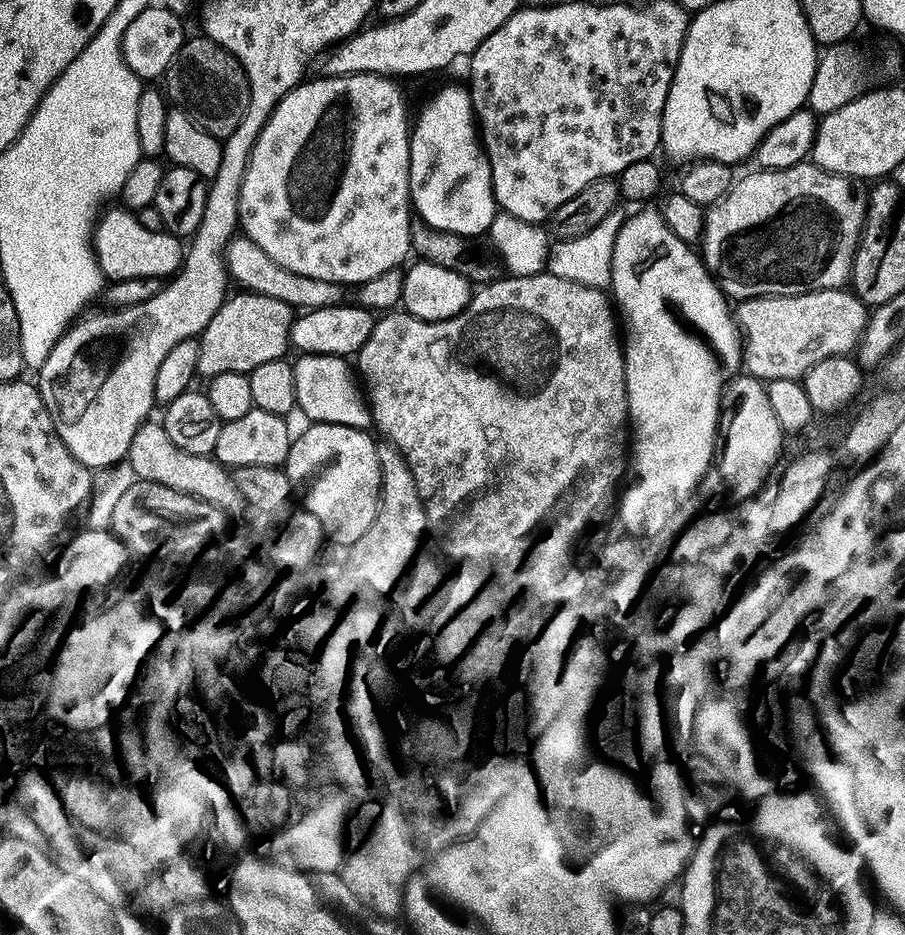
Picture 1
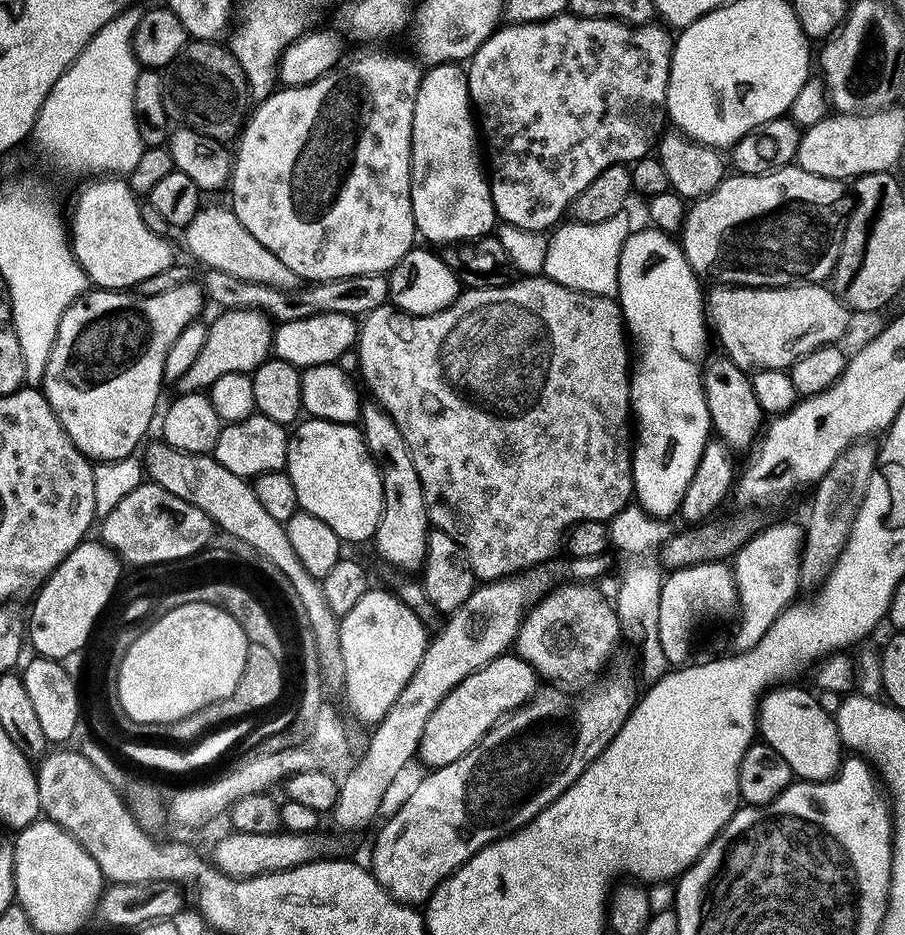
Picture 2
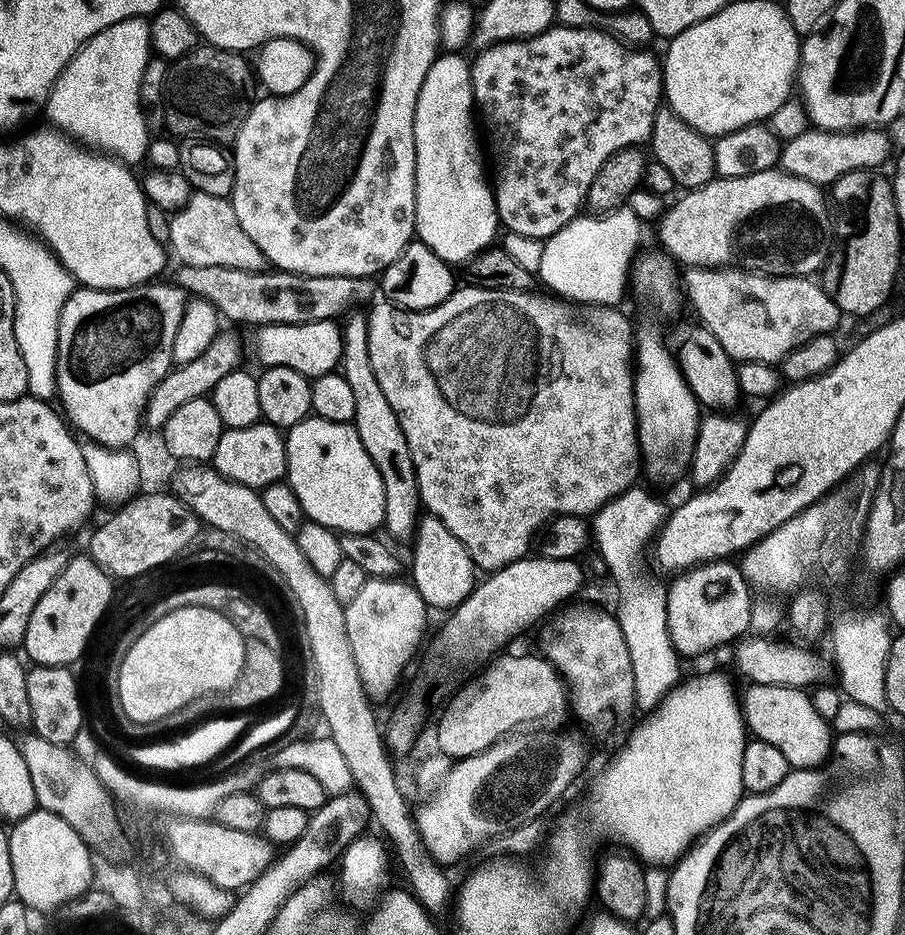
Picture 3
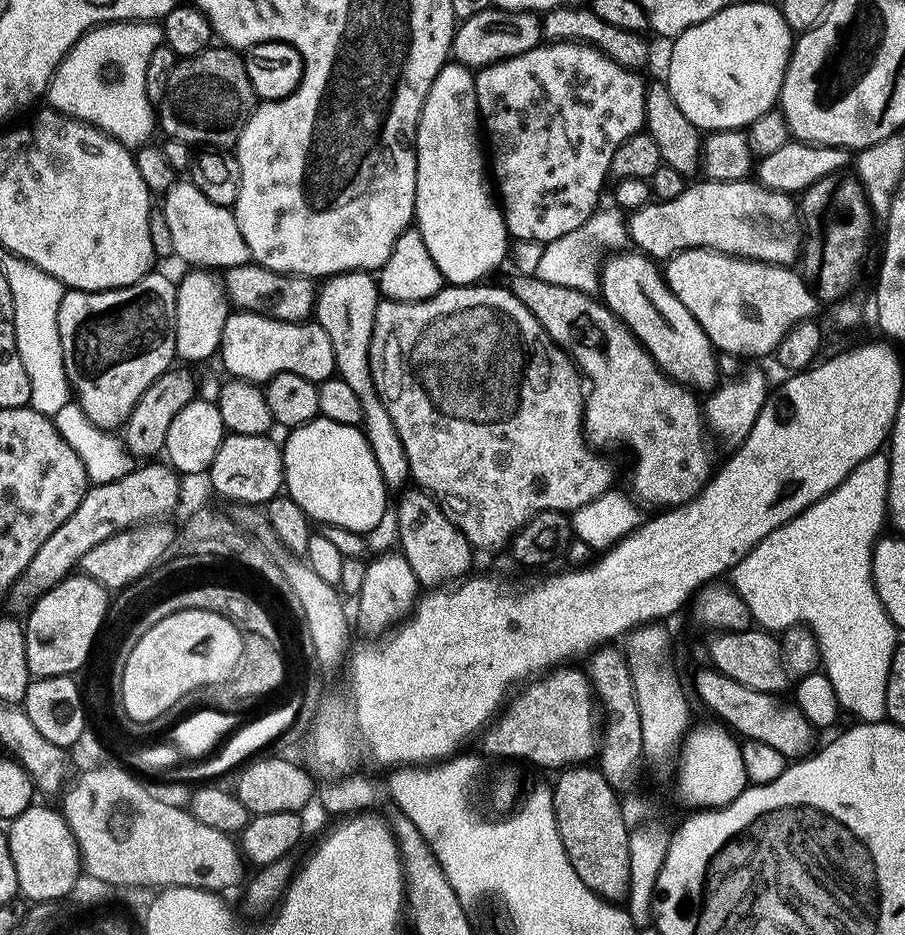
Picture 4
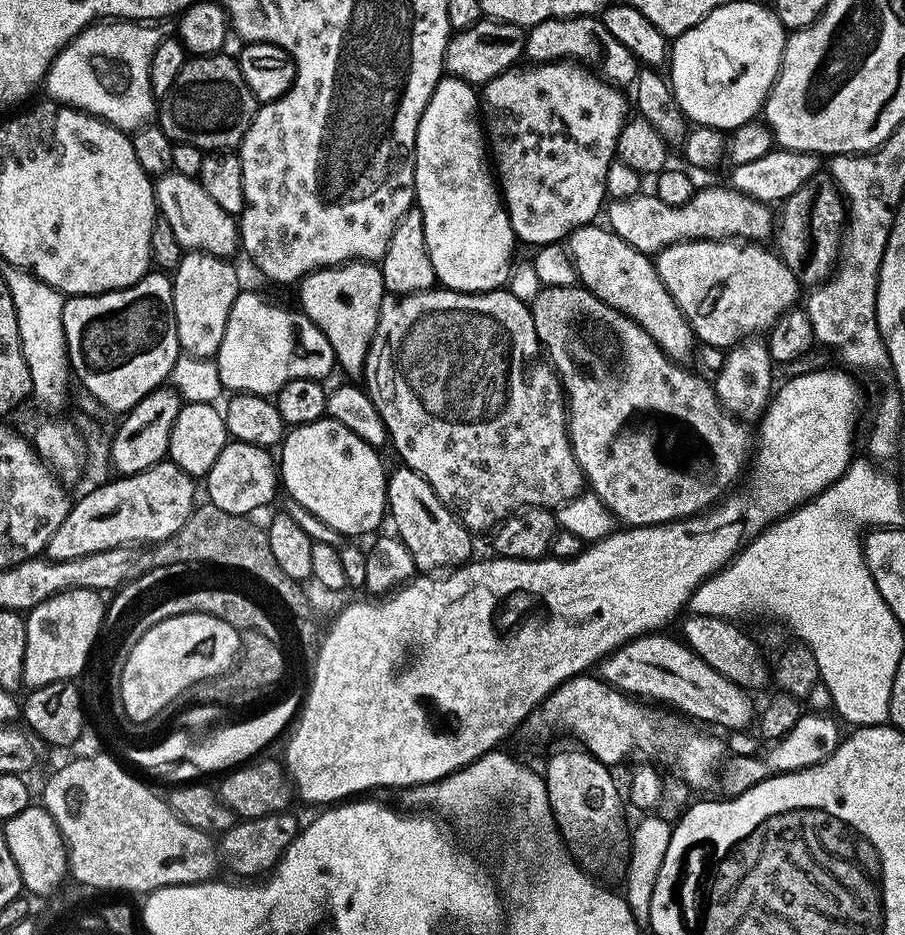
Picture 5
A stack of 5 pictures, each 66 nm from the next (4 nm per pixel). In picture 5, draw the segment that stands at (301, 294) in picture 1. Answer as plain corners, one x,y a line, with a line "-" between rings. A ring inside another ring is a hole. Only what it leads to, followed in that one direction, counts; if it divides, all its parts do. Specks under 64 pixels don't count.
175,170
157,175
154,180
156,206
159,215
164,216
174,232
174,238
181,248
189,252
205,252
211,256
232,258
236,248
241,247
237,217
231,216
200,184
199,179

